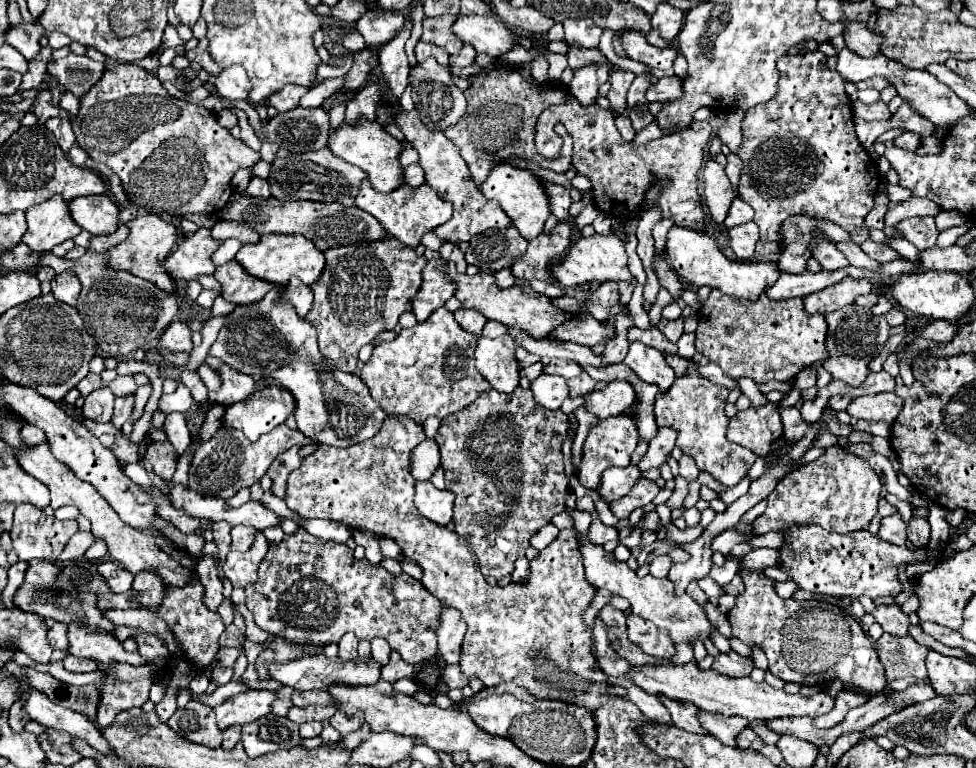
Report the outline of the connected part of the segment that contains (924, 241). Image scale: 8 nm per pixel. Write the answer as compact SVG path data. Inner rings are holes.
M910 217L902 219L896 229L910 241L914 243L920 251L930 249L936 245L938 239L938 229L934 223L934 217Z

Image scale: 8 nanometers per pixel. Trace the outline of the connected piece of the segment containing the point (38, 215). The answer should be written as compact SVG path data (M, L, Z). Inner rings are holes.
M60 195L40 205L32 205L32 209L26 211L26 221L28 231L24 233L22 243L40 253L52 251L52 247L76 237L82 231L72 219L68 203Z

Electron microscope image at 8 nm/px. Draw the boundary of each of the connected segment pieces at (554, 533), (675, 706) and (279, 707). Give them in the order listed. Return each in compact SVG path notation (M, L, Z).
M548 523L546 527L542 527L542 529L532 537L530 544L534 549L542 551L546 545L550 545L550 541L552 541L552 539L556 539L556 537L558 537L558 533L560 533L560 531L558 531L552 523Z
M658 697L660 703L670 711L672 715L672 721L678 729L684 729L688 733L708 733L700 721L698 721L698 713L700 709L696 705L690 705L690 703L680 703L680 701L672 701L672 699L666 699L666 697Z
M284 686L276 692L276 699L272 704L272 713L278 717L285 717L292 705L292 691L288 686Z

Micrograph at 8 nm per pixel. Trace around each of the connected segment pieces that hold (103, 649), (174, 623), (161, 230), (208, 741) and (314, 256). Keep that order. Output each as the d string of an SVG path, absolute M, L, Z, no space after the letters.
M68 629L68 639L72 655L92 659L100 667L108 667L110 663L148 665L148 661L140 653L124 651L118 639L104 637L102 633L84 633L84 629Z
M194 581L192 585L186 585L184 589L166 589L164 593L164 605L156 613L160 619L168 623L172 633L176 635L180 647L184 649L186 659L196 665L198 669L210 667L216 651L218 651L218 637L224 631L224 623L218 613L212 613L202 603L202 585Z
M140 215L136 219L132 219L128 223L128 229L130 229L130 235L124 243L112 247L108 251L110 255L110 265L114 269L122 269L122 271L128 271L140 279L148 279L150 283L154 283L158 289L166 291L166 293L172 293L176 281L174 277L168 275L168 271L164 269L162 261L164 257L168 257L178 241L178 227L174 223L166 223L164 219L160 219L158 215Z
M194 699L188 701L186 707L176 709L176 713L168 719L168 727L174 729L180 737L210 749L216 749L222 743L222 731L216 727L212 707Z
M264 235L254 245L242 245L236 259L250 275L276 283L276 285L288 283L288 279L292 275L300 277L306 285L312 285L320 277L324 263L326 263L324 253L320 249L316 249L316 245L310 239L306 239L304 235Z

